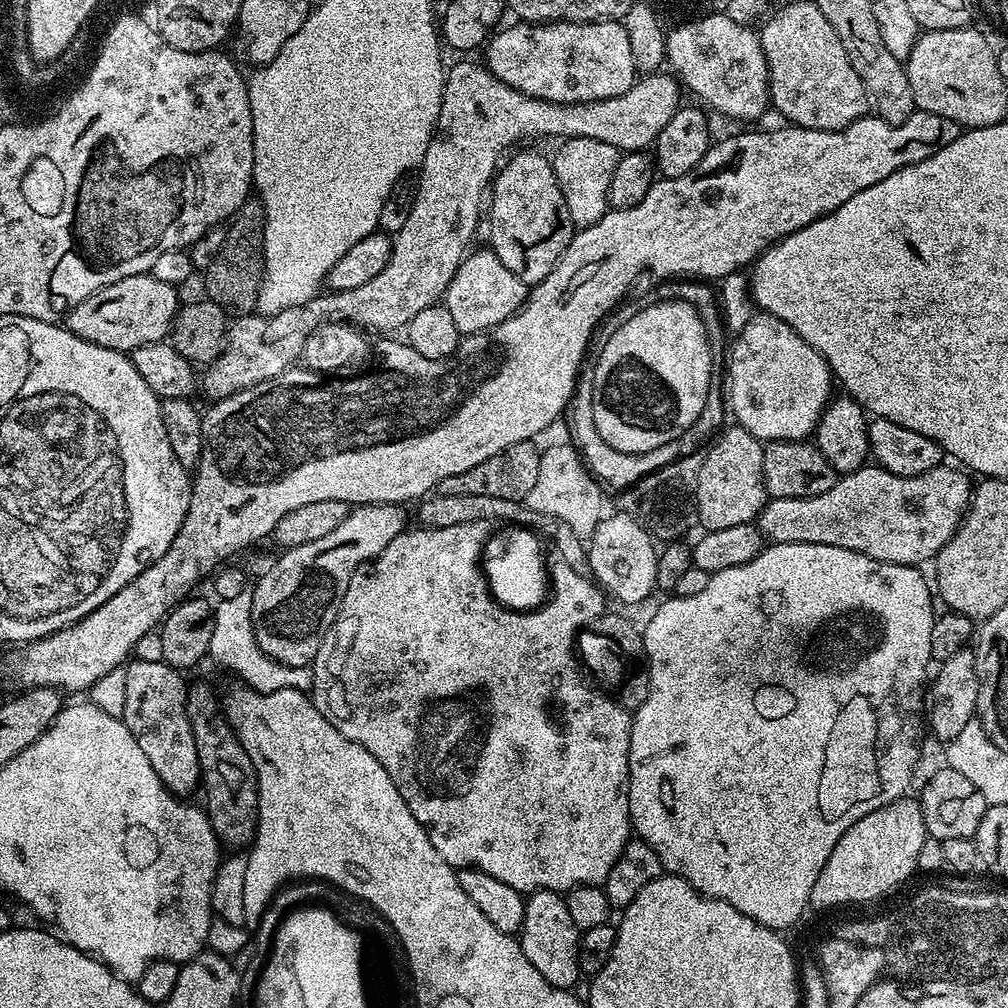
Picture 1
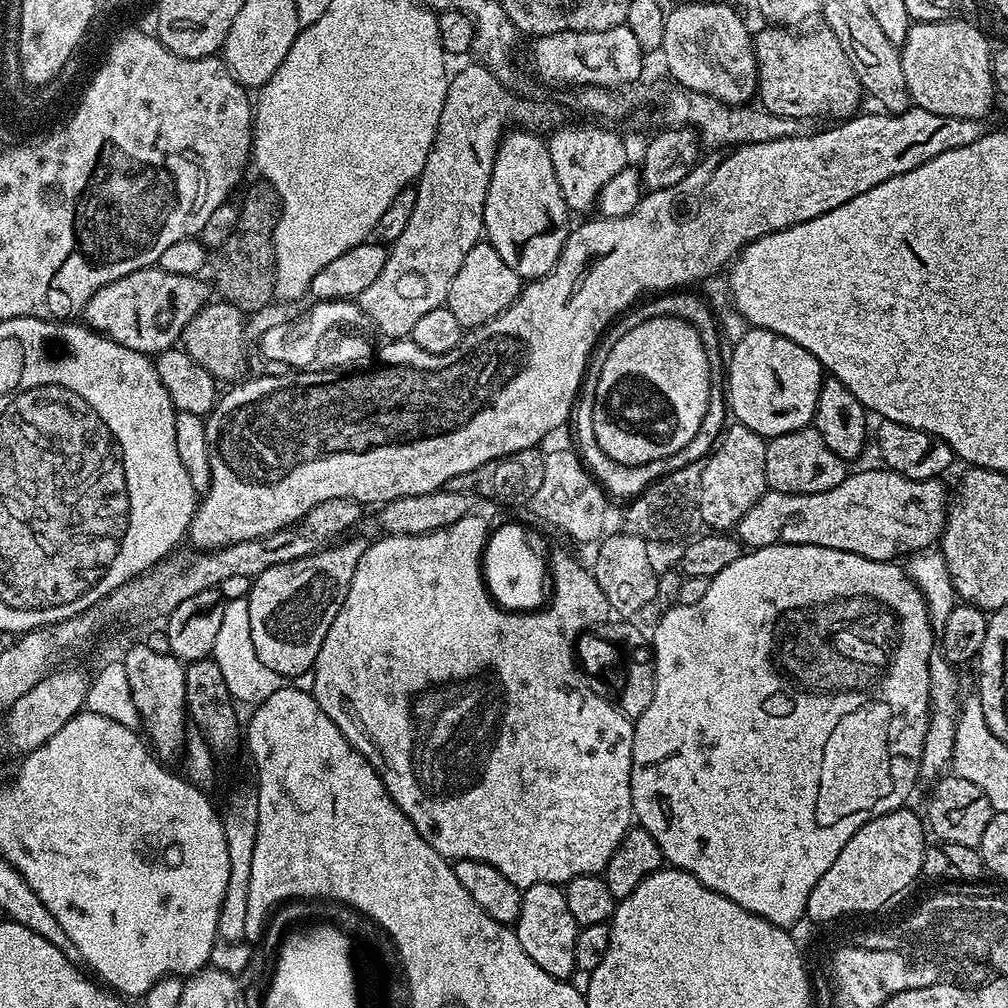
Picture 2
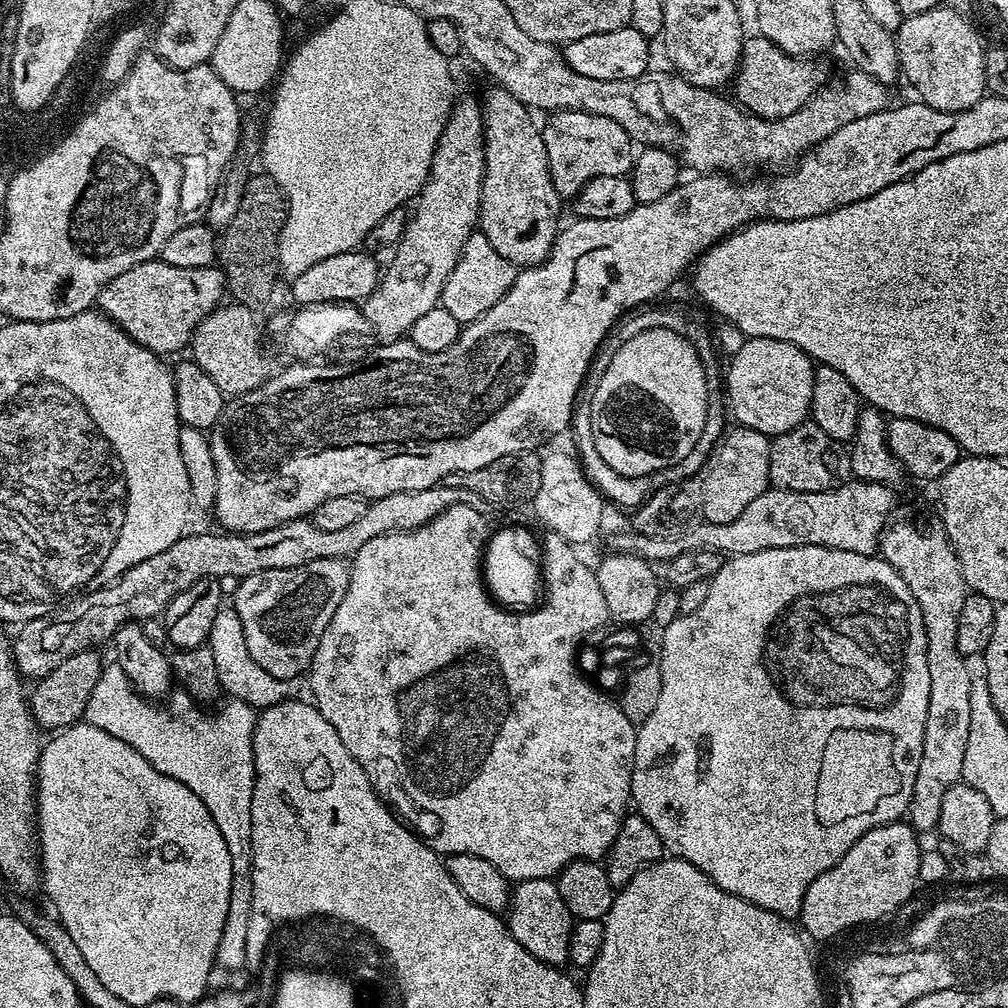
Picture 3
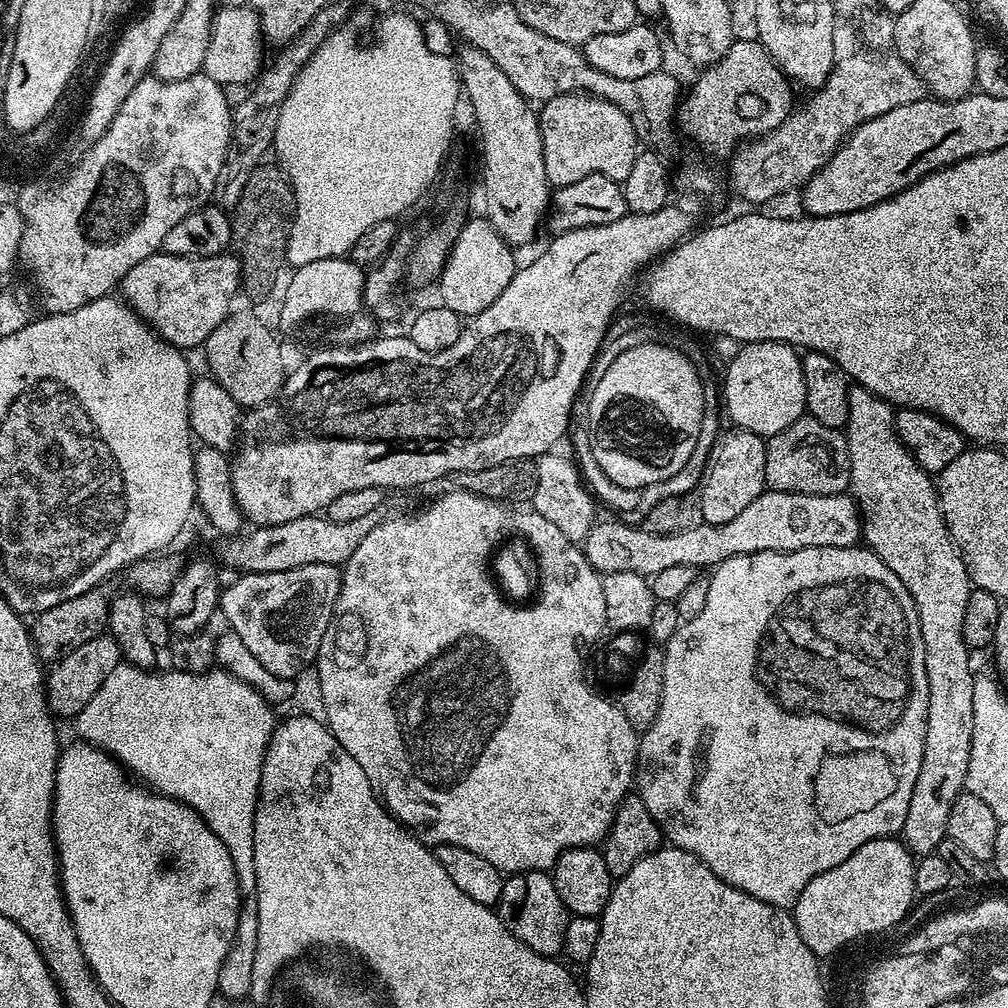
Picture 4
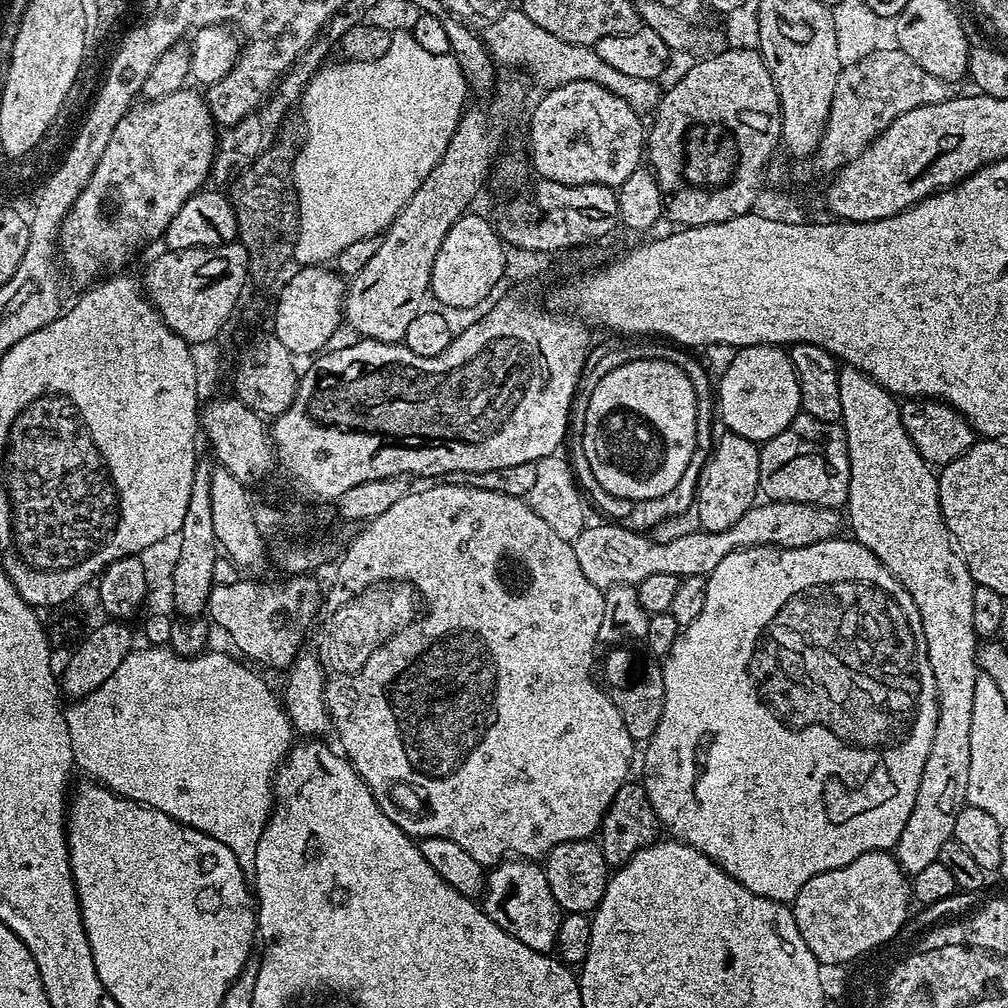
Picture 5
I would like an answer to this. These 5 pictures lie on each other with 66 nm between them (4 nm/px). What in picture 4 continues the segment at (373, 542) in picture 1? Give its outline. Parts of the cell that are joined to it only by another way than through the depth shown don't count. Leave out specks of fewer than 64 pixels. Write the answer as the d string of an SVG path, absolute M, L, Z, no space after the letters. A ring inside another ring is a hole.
M311 564L277 572L245 572L234 586L221 591L218 612L221 617L224 615L230 632L242 640L270 674L293 679L303 668L310 667L320 652L320 643L332 624L332 611L338 608L341 579L341 569L335 564Z

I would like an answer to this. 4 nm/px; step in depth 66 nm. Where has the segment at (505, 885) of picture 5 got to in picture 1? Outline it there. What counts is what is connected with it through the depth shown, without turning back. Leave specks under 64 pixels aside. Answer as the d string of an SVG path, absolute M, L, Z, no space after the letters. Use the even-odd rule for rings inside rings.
M533 892L524 901L524 925L520 928L518 939L530 966L550 982L555 988L575 989L575 984L582 980L580 970L581 931L570 919L567 899L558 892Z

